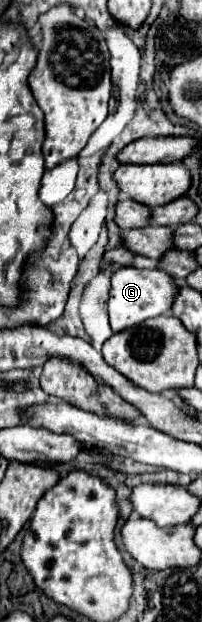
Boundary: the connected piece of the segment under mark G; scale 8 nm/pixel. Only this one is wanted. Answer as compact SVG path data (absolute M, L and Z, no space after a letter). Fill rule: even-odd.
M135 267L117 269L111 275L111 289L109 289L109 323L113 333L135 327L151 317L169 315L175 297L177 297L177 285L161 269L135 269Z

